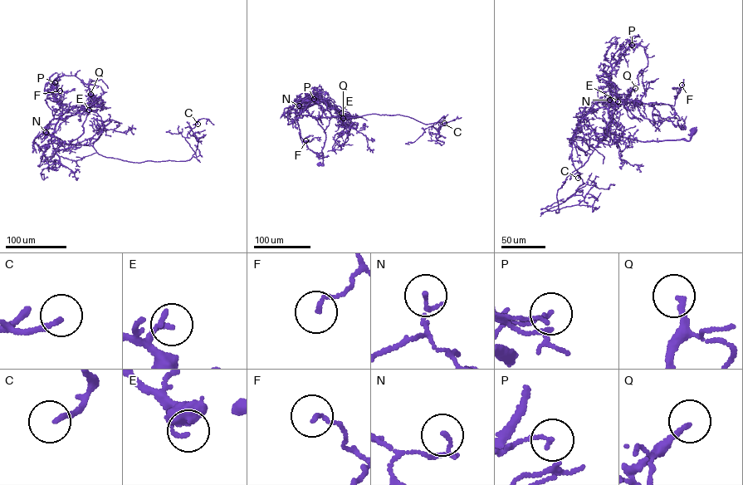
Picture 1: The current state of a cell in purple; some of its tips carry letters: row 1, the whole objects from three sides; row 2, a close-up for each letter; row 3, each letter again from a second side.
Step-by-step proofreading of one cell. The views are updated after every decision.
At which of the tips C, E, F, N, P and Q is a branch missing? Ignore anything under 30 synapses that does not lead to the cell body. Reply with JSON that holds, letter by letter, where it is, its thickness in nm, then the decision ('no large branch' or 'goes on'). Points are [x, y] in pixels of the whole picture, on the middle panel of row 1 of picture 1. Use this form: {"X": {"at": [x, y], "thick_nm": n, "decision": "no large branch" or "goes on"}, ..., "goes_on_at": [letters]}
{"C": {"at": [444, 123], "thick_nm": 160, "decision": "goes on"}, "E": {"at": [341, 113], "thick_nm": 120, "decision": "no large branch"}, "F": {"at": [305, 140], "thick_nm": 130, "decision": "no large branch"}, "N": {"at": [299, 105], "thick_nm": 90, "decision": "no large branch"}, "P": {"at": [314, 99], "thick_nm": 140, "decision": "no large branch"}, "Q": {"at": [343, 118], "thick_nm": 190, "decision": "goes on"}, "goes_on_at": ["C", "Q"]}

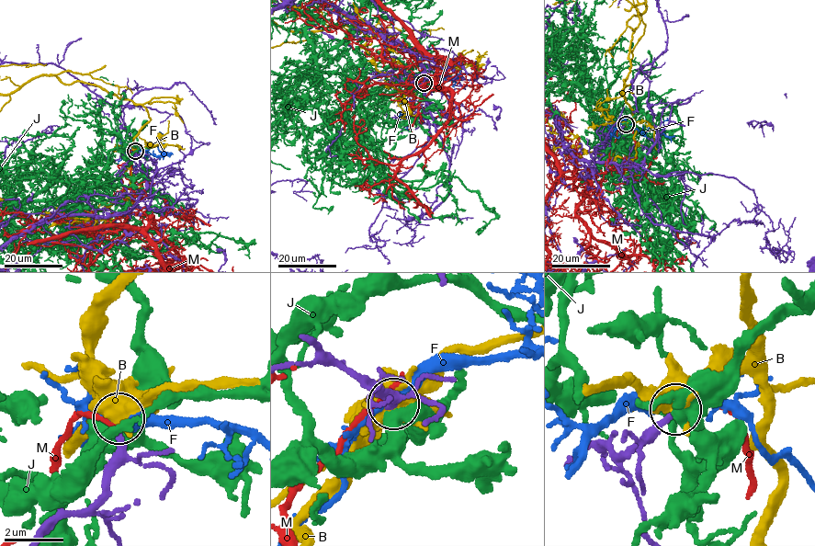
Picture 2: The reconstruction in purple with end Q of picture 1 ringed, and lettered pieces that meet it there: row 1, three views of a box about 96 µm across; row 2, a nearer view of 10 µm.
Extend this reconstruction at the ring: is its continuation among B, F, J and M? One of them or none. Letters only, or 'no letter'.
no letter

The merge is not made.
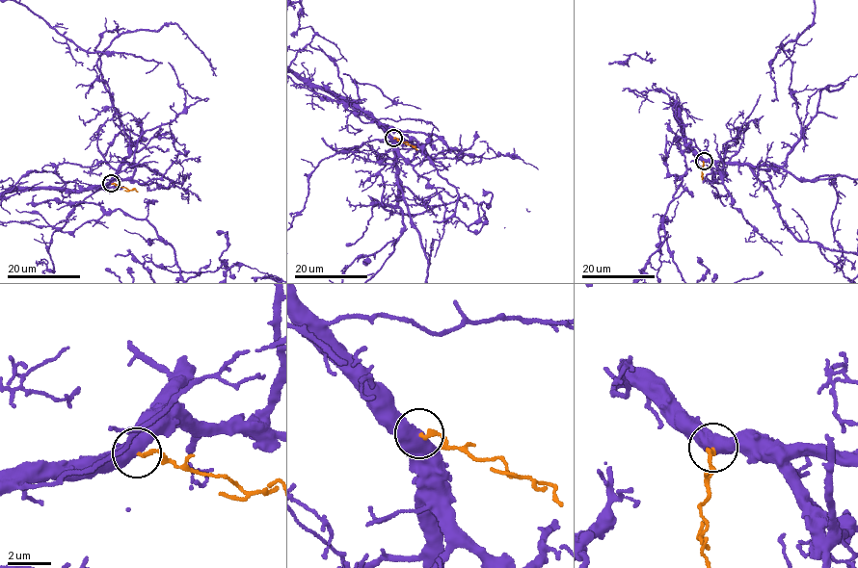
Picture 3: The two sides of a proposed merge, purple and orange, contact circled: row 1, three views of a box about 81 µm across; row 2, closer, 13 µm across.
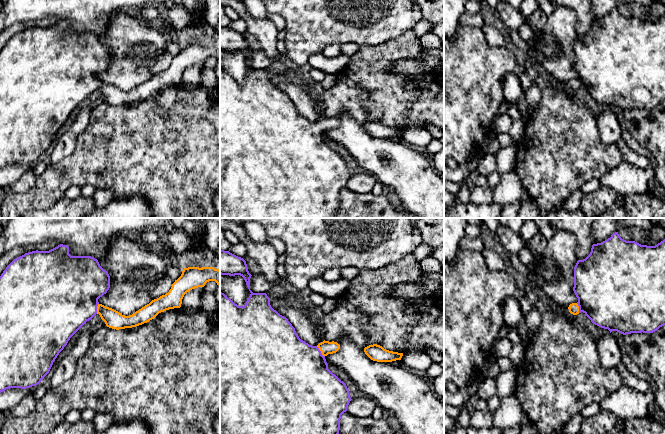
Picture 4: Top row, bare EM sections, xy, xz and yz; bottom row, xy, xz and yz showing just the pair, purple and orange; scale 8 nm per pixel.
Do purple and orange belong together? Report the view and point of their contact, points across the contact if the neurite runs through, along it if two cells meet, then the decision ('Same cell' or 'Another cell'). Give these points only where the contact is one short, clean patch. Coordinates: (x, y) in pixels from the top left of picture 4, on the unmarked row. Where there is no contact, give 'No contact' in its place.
Touches purple at xz (320, 127). Path across: xz (297, 148), (320, 127), (326, 123). Same cell

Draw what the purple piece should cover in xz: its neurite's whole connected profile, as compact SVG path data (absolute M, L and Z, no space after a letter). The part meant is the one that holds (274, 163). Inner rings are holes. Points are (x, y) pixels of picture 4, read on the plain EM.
M220 25L220 50L221 50L221 51L229 51L229 52L235 52L235 51L240 51L240 52L242 52L242 53L243 53L243 54L244 54L244 56L245 56L245 58L246 58L246 61L247 61L247 63L248 63L248 65L249 65L249 67L250 67L250 69L251 69L251 70L250 70L250 72L249 72L249 74L248 74L248 75L247 75L247 77L246 77L246 79L245 79L245 81L244 81L244 82L238 82L238 81L237 81L237 80L235 80L235 79L234 79L234 78L233 78L233 77L232 77L232 76L231 76L231 75L230 75L230 74L228 74L228 73L227 73L227 72L226 72L226 71L225 71L225 70L224 70L224 69L222 69L222 68L221 68L221 67L220 67L220 218L333 218L333 217L334 217L334 216L335 216L335 215L336 215L336 214L337 214L337 212L338 212L338 210L339 210L339 206L340 206L340 195L341 195L341 191L342 191L342 190L343 190L343 189L344 189L344 188L346 188L346 187L347 187L347 184L348 184L348 181L349 181L349 179L350 179L350 177L351 177L351 176L352 176L352 175L351 175L351 173L350 173L350 171L349 171L349 166L348 166L348 164L347 164L347 162L346 162L346 160L345 160L345 159L344 159L344 158L343 158L343 157L341 157L341 156L340 156L340 155L339 155L339 154L338 154L338 153L337 153L337 152L336 152L336 151L335 151L335 150L333 150L333 149L332 149L332 148L331 148L331 147L330 147L330 146L329 146L329 145L328 145L328 140L327 140L327 138L326 138L326 135L325 135L325 133L326 133L326 132L327 132L327 131L328 131L328 130L333 130L333 129L336 129L336 128L337 128L337 127L338 127L338 126L339 126L339 125L340 125L340 121L339 121L339 120L338 120L338 119L337 119L337 118L334 118L334 117L332 117L332 118L329 118L329 117L325 117L325 116L324 116L324 117L323 117L323 118L321 118L321 119L319 119L319 120L318 120L318 121L317 121L317 122L312 122L312 121L309 121L309 120L308 120L308 119L306 119L306 118L305 118L305 117L303 117L303 116L301 116L301 115L300 115L300 114L299 114L299 112L298 112L298 110L297 110L297 109L296 109L296 107L295 107L295 104L294 104L294 103L293 103L293 102L292 102L292 100L291 100L291 99L290 99L290 98L289 98L289 97L288 97L288 95L287 95L287 94L286 94L286 93L284 93L284 92L282 92L282 91L280 91L280 90L279 90L279 89L278 89L278 88L277 88L277 87L276 87L276 86L274 86L274 85L273 85L273 84L272 84L272 83L271 83L271 81L270 81L270 74L269 74L269 73L268 73L268 72L267 72L267 70L266 70L266 69L253 69L253 68L252 68L252 67L251 67L251 66L250 66L250 54L251 54L251 52L252 52L252 51L251 51L251 50L250 50L250 49L249 49L249 47L248 47L248 43L247 43L247 40L246 40L246 37L245 37L245 36L244 36L244 35L243 35L243 34L241 34L241 33L238 33L238 32L236 32L236 31L234 31L234 30L232 30L232 29L230 29L230 28L229 28L229 27L224 27L224 26L221 26L221 25Z

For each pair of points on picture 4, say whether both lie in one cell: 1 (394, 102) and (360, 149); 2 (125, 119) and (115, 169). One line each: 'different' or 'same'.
1: different
2: same

